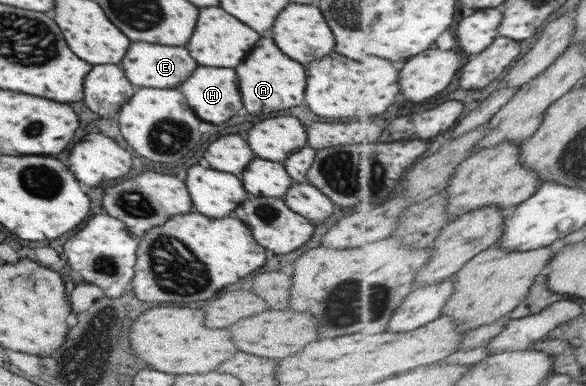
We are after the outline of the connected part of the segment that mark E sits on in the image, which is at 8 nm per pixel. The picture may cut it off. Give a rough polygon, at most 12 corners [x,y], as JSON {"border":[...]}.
{"border":[[130,43],[120,67],[138,88],[176,89],[196,69],[184,47]]}

